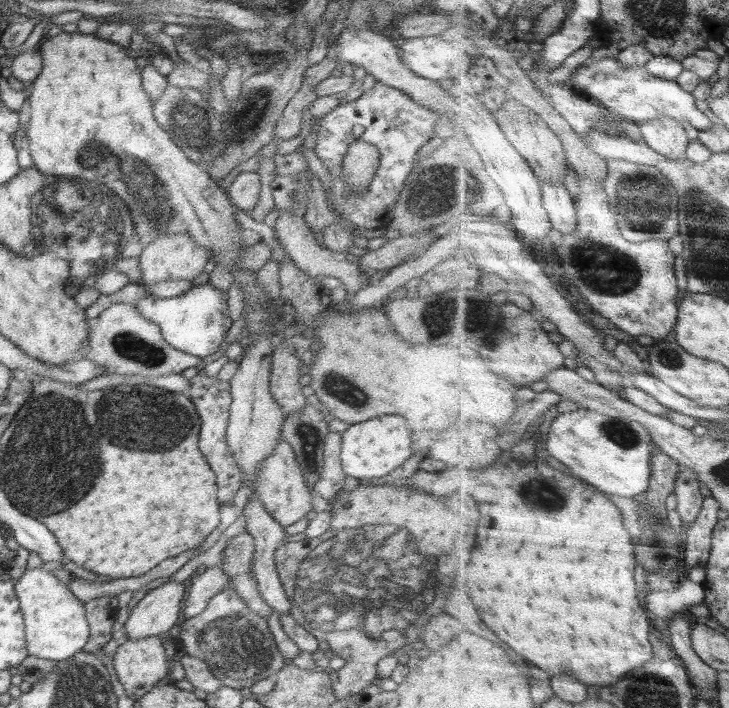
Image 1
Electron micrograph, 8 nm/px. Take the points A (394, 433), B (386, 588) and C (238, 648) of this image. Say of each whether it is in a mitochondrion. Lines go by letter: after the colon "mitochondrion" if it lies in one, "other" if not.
A: other
B: mitochondrion
C: mitochondrion

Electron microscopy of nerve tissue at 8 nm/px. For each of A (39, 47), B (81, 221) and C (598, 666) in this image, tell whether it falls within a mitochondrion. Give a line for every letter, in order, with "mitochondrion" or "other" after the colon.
A: other
B: mitochondrion
C: other

